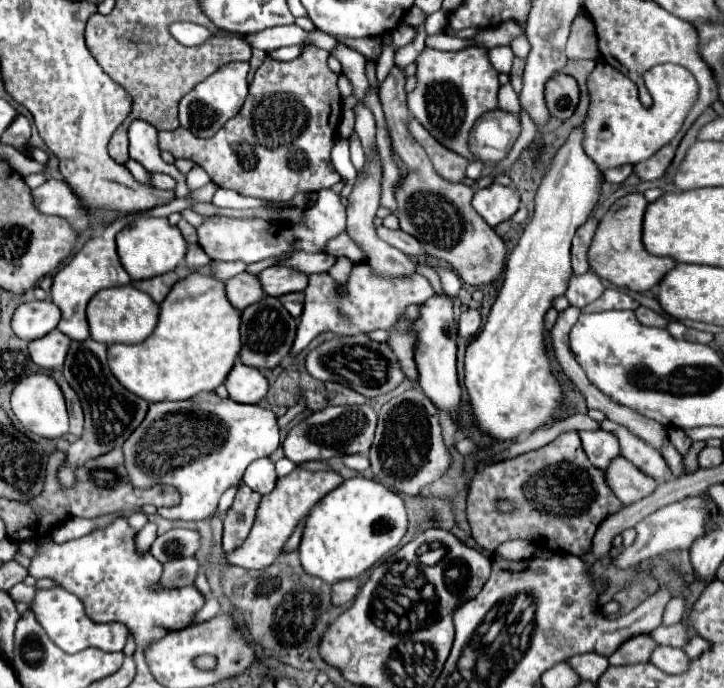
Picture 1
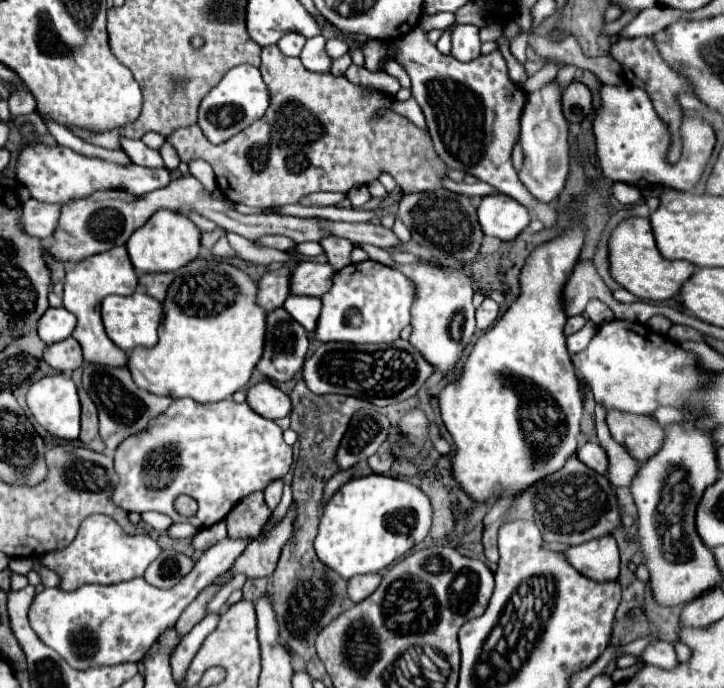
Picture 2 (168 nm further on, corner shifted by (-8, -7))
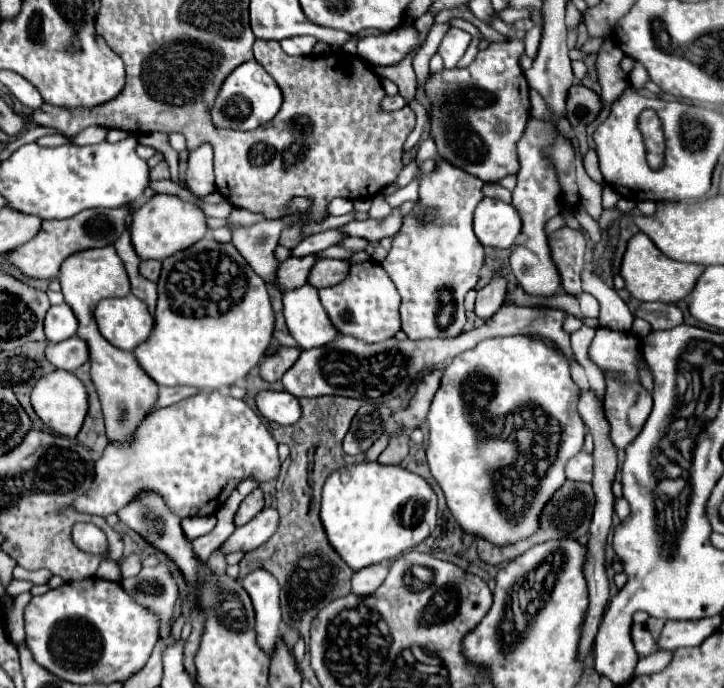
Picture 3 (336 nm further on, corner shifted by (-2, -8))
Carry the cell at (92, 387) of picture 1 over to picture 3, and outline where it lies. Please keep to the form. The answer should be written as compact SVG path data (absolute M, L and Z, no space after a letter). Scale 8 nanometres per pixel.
M160 386L160 398L158 398L156 408L170 406L174 402L188 398L188 396L194 396L196 392L200 392L200 390L198 388L164 388L164 386Z

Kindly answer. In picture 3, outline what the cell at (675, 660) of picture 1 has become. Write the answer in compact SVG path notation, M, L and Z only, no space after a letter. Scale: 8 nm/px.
M632 624L632 640L634 640L634 648L640 656L648 656L656 652L656 640L652 638L652 634L646 630L644 624Z

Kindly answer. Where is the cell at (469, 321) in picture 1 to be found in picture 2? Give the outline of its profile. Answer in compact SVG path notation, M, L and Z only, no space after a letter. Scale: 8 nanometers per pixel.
M486 297L484 303L476 309L476 327L480 331L486 331L496 321L496 317L498 317L498 303Z

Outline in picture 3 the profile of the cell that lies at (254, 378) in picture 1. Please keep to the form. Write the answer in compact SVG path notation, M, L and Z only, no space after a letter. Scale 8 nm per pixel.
M264 390L256 396L256 404L266 420L276 422L280 426L296 424L302 416L302 406L300 406L298 398L288 392Z

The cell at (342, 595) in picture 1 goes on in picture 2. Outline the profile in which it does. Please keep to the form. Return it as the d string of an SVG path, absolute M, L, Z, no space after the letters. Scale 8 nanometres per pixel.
M358 575L358 579L350 579L348 581L348 597L352 599L352 603L360 603L364 601L370 593L376 591L380 583L380 575Z

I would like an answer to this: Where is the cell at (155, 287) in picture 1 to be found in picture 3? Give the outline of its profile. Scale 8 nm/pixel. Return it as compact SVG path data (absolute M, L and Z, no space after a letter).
M144 260L140 262L140 274L152 282L158 280L160 276L160 268L162 268L162 262L160 260Z

